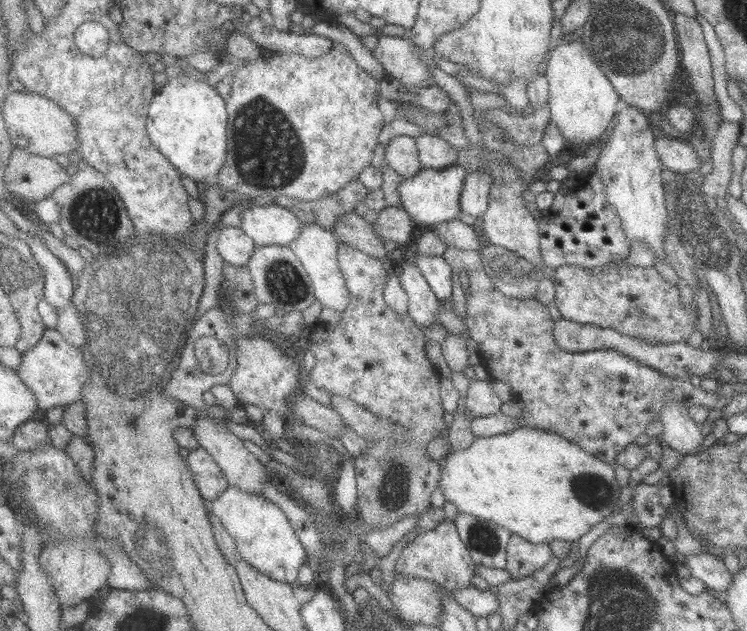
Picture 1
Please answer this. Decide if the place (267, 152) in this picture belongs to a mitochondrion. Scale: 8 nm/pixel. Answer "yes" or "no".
yes

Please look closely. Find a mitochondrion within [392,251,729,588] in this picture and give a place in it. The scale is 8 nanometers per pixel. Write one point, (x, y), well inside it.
(587, 488)

